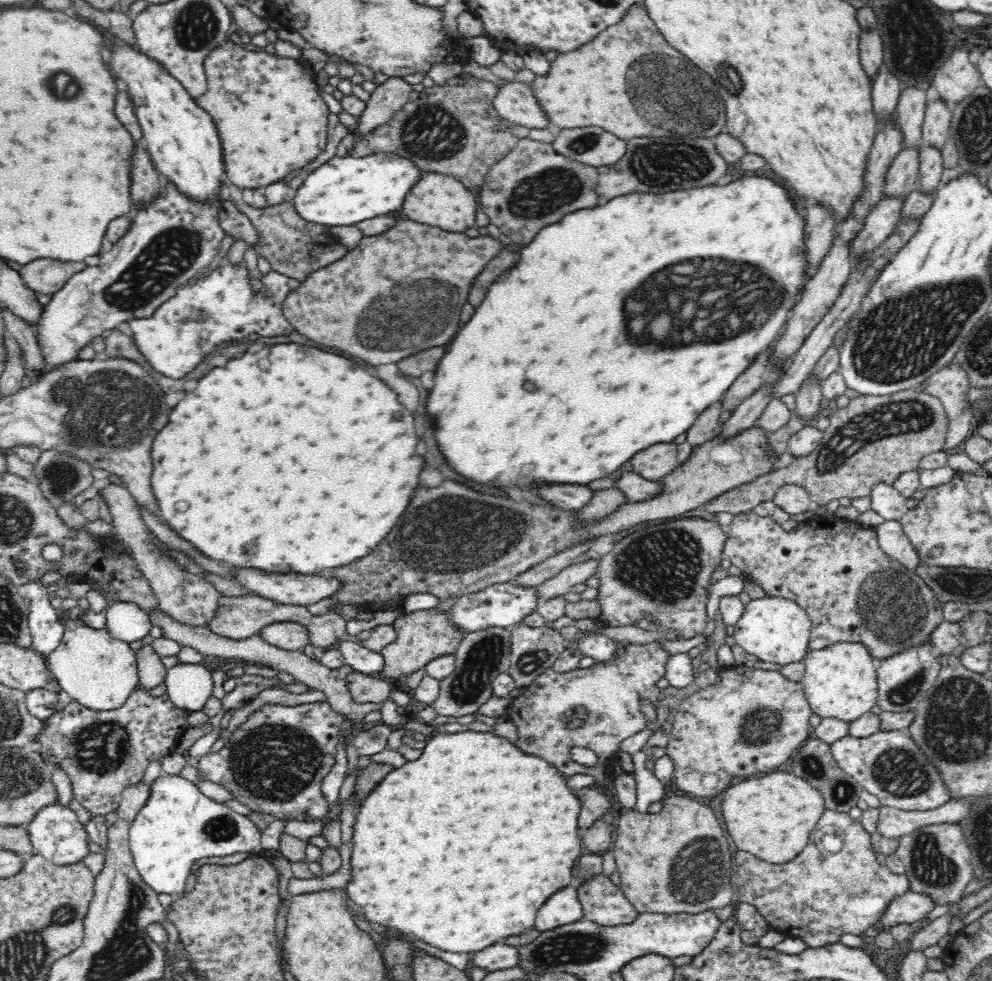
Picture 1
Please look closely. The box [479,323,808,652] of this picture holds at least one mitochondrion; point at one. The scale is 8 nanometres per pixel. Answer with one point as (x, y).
(662, 566)

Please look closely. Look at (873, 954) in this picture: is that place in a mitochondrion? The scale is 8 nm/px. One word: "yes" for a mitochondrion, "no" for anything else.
no

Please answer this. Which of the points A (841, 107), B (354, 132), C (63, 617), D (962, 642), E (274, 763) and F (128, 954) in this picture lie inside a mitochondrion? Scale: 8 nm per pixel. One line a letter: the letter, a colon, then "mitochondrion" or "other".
A: other
B: other
C: other
D: other
E: mitochondrion
F: mitochondrion

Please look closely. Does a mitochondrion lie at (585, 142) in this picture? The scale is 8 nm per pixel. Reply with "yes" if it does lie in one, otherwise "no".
yes

